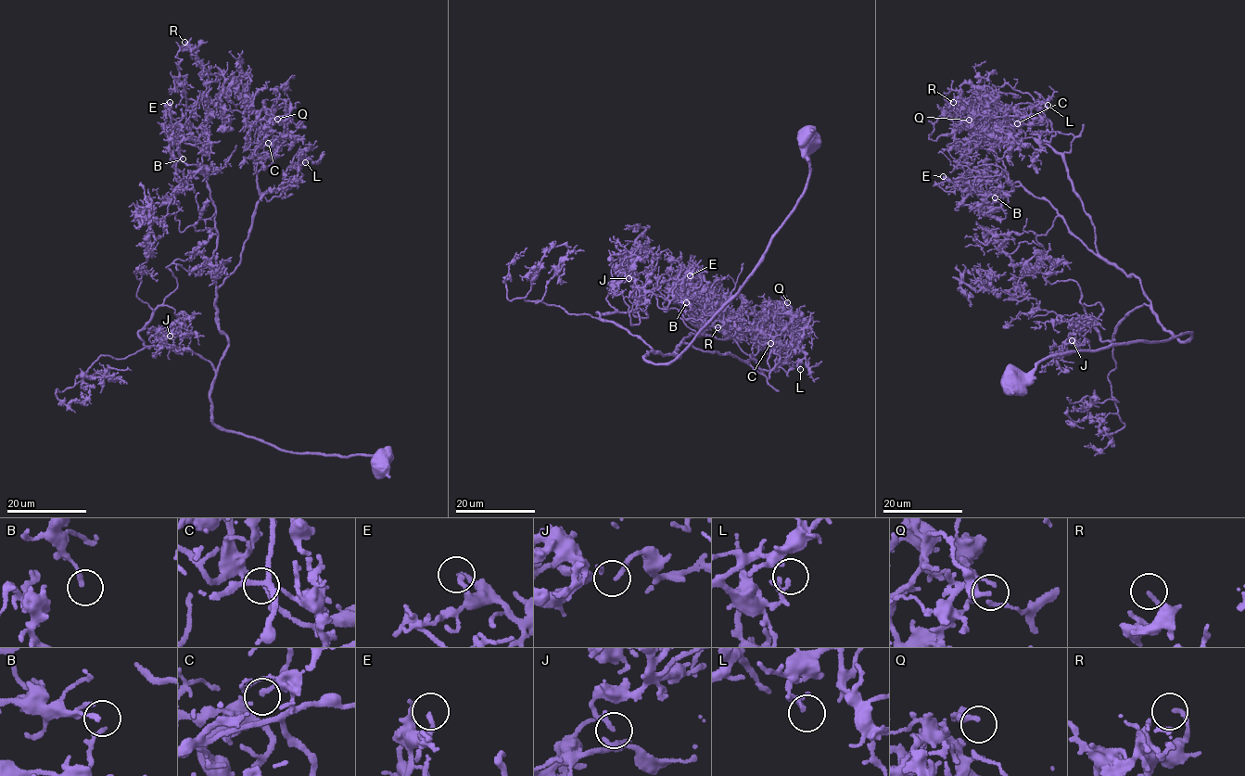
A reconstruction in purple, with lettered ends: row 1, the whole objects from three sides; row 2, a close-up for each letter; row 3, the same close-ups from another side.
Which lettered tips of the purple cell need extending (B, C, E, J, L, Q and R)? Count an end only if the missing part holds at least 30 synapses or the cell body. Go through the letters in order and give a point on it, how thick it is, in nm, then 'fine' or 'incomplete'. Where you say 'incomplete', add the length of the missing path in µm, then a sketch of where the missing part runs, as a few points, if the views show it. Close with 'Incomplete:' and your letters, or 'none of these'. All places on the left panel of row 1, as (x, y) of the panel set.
B: at (183, 159); 180 nm thick; fine
C: at (268, 143); 200 nm thick; fine
E: at (170, 102); 180 nm thick; fine
J: at (170, 336); 130 nm thick; fine
L: at (305, 162); 140 nm thick; fine
Q: at (277, 119); 300 nm thick; fine
R: at (184, 42); 160 nm thick; fine
Incomplete: none of these

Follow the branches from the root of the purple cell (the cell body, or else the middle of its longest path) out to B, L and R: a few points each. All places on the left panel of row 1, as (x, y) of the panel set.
B: (383, 461), (285, 451), (213, 422), (227, 343), (214, 301), (215, 210), (188, 134), (176, 144), (183, 159)
L: (383, 461), (285, 451), (212, 421), (227, 343), (217, 289), (256, 203), (305, 162)
R: (383, 461), (285, 451), (213, 422), (227, 343), (215, 210), (208, 171), (178, 148), (209, 85), (184, 42)

